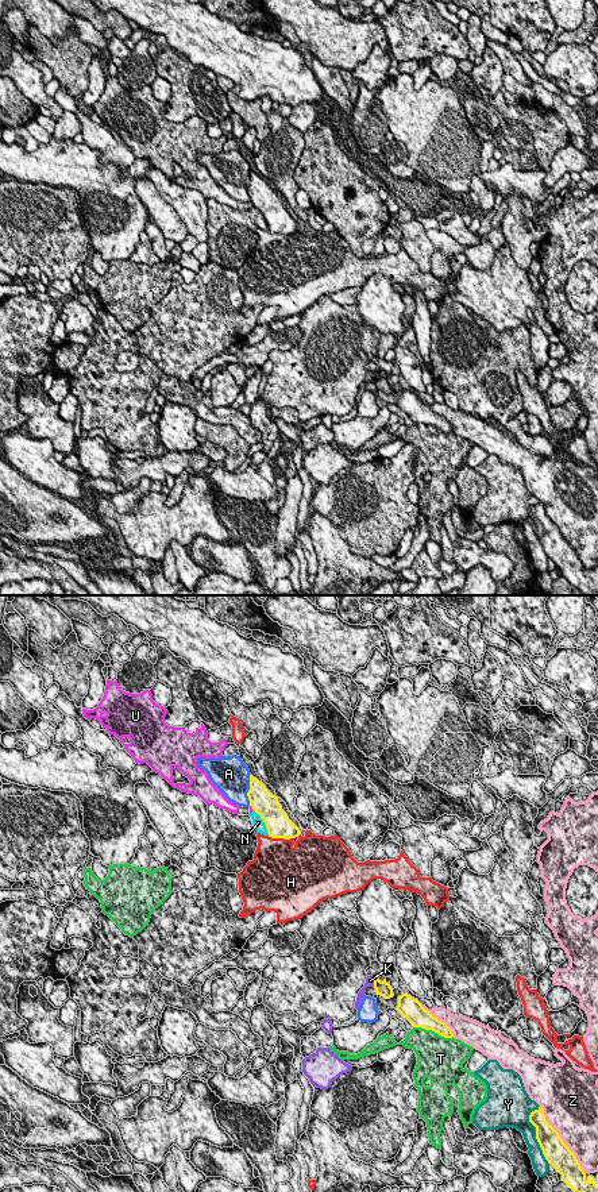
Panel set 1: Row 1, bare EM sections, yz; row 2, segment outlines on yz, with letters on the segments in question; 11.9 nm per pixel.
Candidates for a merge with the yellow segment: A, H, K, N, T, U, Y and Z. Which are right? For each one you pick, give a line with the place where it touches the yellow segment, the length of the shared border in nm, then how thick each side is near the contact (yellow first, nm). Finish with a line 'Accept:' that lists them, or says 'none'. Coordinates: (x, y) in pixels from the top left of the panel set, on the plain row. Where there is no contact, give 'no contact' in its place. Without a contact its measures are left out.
Accept: none

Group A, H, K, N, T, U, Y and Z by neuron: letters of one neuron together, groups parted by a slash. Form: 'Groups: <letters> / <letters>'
Groups: A / H / K / N / T / U / Y / Z

